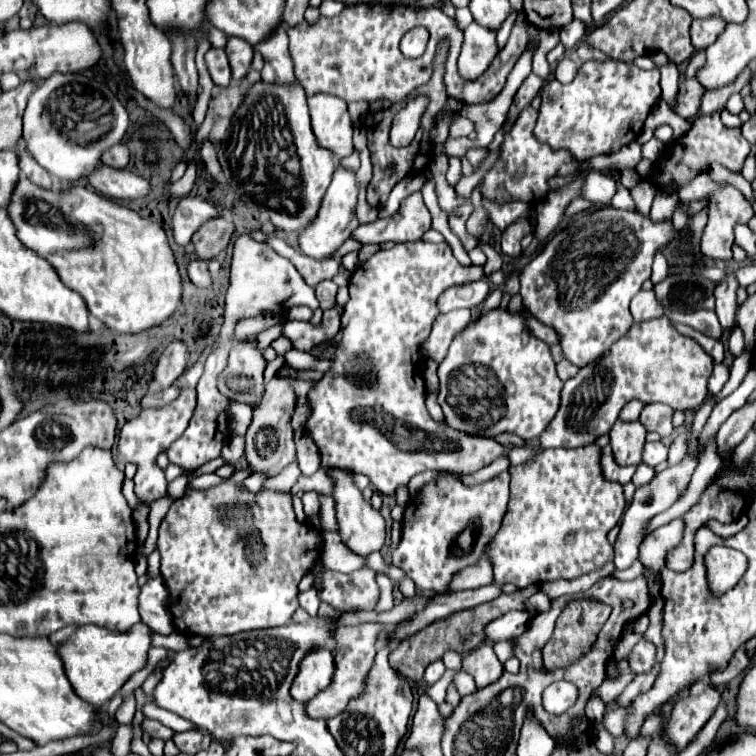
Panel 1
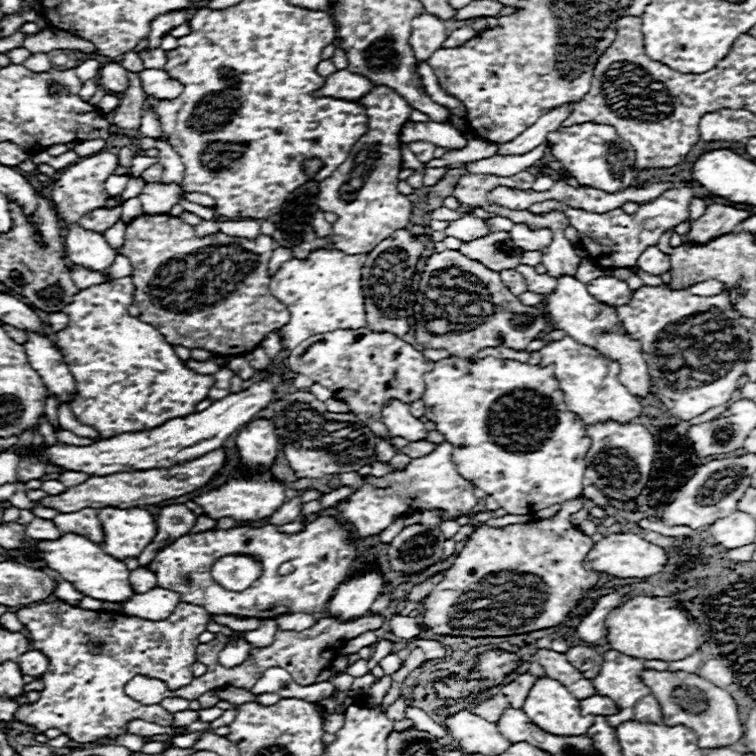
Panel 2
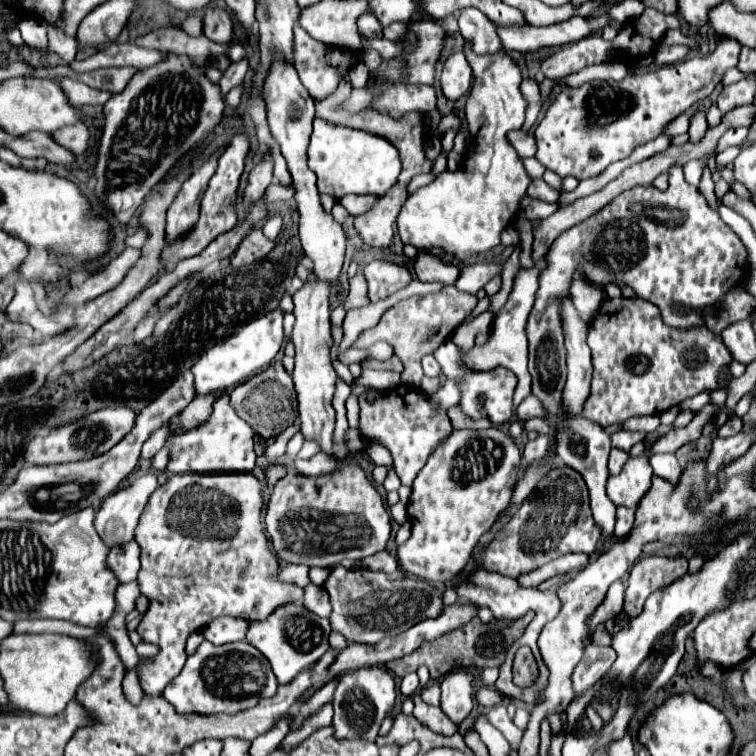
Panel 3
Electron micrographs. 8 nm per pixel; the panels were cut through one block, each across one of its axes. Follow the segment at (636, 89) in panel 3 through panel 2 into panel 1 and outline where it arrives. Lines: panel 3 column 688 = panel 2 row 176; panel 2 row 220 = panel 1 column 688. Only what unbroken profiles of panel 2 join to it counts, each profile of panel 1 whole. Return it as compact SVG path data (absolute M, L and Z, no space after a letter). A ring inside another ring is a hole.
M695 52L687 65L685 78L694 78L694 74L704 66L705 62L705 52Z

